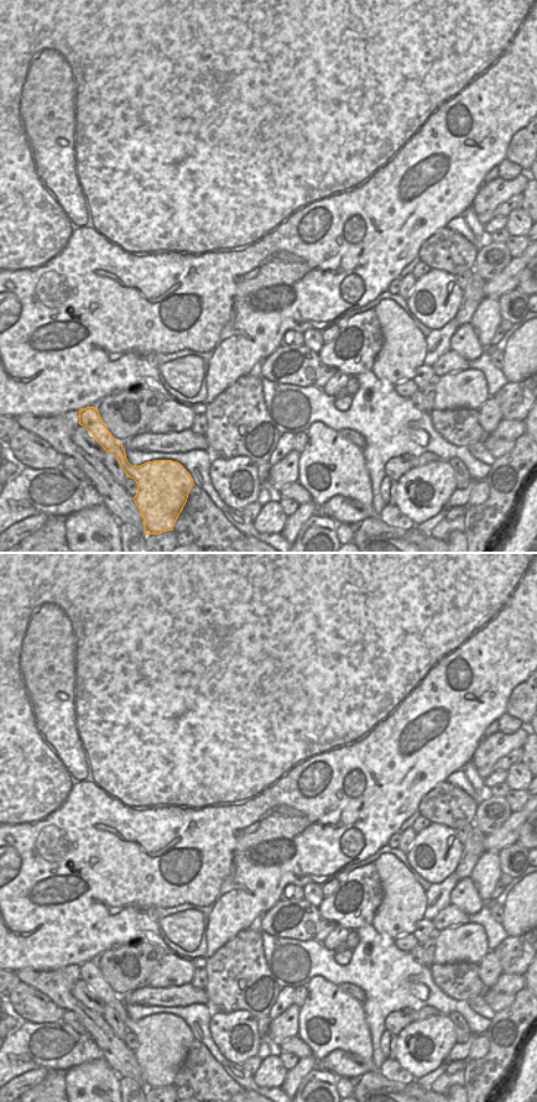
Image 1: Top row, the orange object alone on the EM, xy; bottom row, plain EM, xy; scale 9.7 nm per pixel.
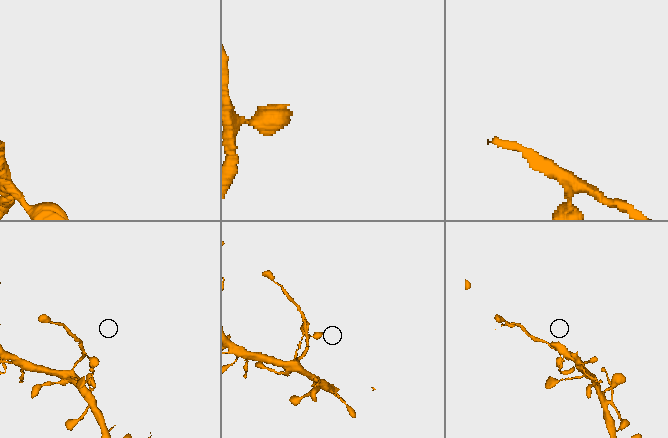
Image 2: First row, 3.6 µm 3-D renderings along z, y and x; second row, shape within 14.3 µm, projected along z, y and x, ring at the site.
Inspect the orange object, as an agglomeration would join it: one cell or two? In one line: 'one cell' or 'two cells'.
one cell

